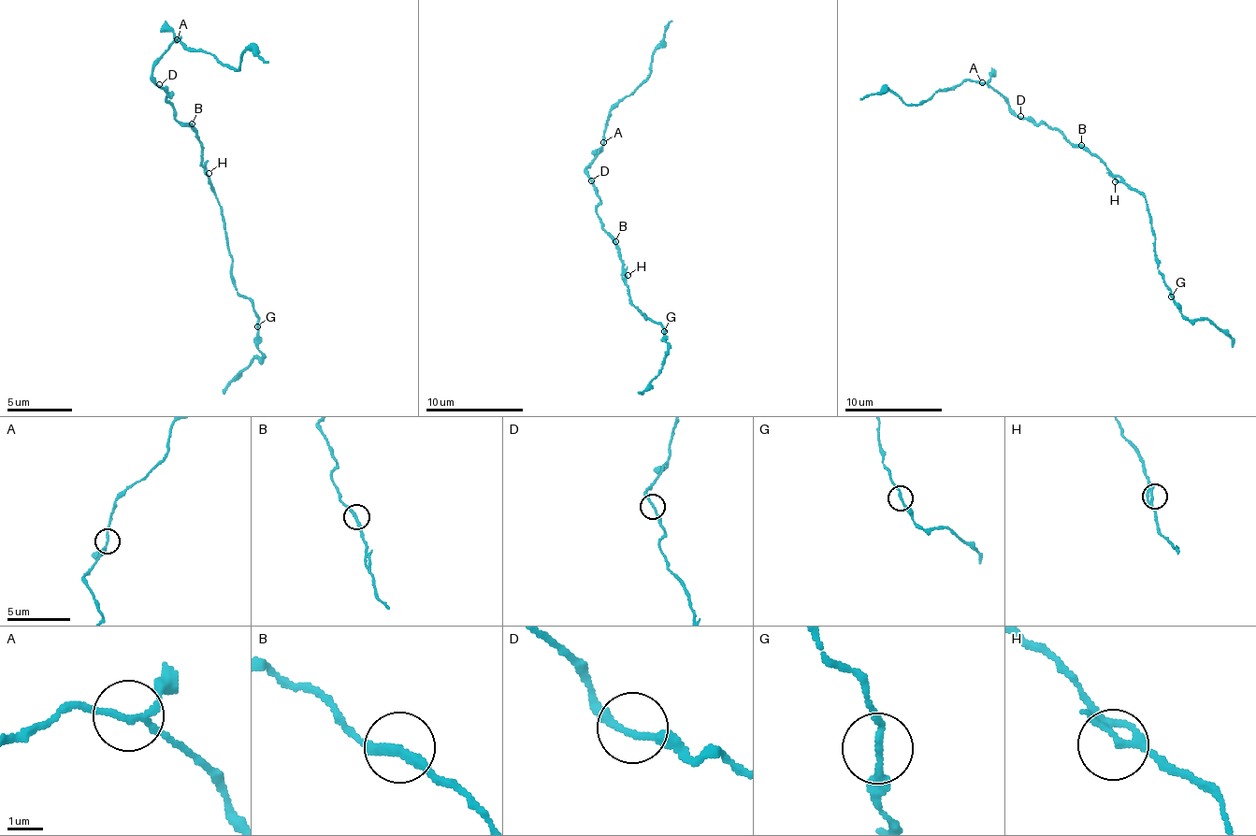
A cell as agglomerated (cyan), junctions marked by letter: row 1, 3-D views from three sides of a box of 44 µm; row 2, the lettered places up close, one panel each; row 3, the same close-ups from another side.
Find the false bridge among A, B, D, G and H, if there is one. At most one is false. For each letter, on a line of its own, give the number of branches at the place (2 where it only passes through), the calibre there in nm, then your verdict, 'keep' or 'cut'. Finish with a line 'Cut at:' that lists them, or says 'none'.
A: 3 branches meet; 150 nm thick; cut
B: 2 branches meet; 280 nm thick; keep
D: 2 branches meet; 200 nm thick; keep
G: 2 branches meet; 180 nm thick; keep
H: 3 branches meet; 180 nm thick; keep
Cut at: A

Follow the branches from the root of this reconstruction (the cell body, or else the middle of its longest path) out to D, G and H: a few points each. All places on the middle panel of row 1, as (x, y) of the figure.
D: (613, 241), (613, 237), (603, 226), (596, 212), (600, 197), (591, 180)
G: (613, 241), (623, 261), (623, 281), (629, 302), (642, 314), (659, 324), (664, 331)
H: (613, 241), (623, 261), (623, 273), (628, 275)

